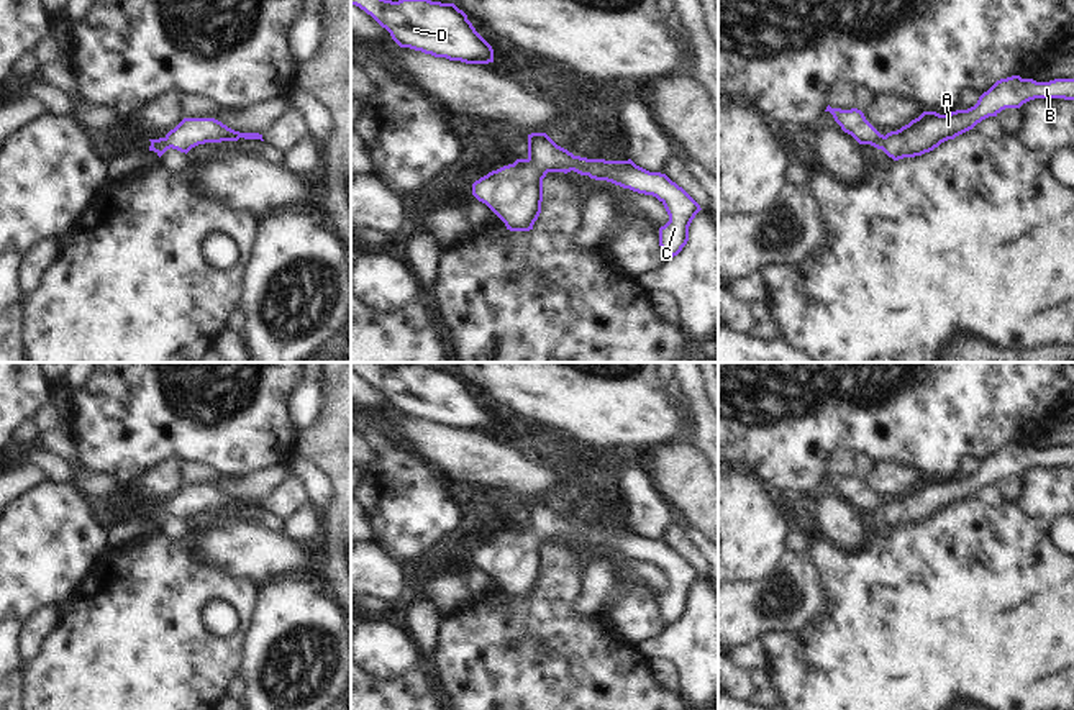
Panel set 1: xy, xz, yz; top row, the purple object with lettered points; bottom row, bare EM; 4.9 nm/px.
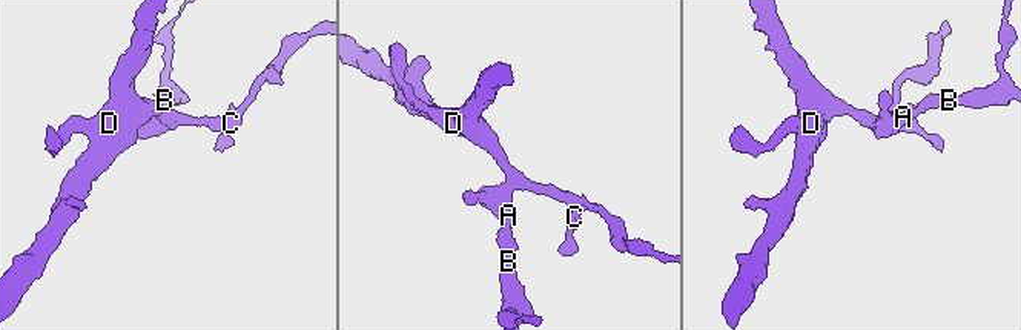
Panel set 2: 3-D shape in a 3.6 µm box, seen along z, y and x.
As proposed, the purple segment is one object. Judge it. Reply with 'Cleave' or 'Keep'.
Keep.

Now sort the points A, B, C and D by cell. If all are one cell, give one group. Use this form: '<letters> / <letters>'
A B C D

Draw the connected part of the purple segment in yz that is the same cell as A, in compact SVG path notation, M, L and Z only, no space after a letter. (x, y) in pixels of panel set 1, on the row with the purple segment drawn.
M1020 75L1000 79L971 108L956 110L948 115L923 112L908 125L885 136L858 108L841 110L828 105L825 112L830 112L841 130L859 144L871 144L882 149L894 161L899 161L930 152L941 143L972 130L982 120L997 116L1005 108L1020 108L1035 98L1074 100L1074 79L1054 79L1049 82L1036 82L1033 79L1022 79Z

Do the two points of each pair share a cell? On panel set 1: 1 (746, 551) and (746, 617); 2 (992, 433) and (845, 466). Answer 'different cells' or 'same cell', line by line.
1: different cells
2: different cells

